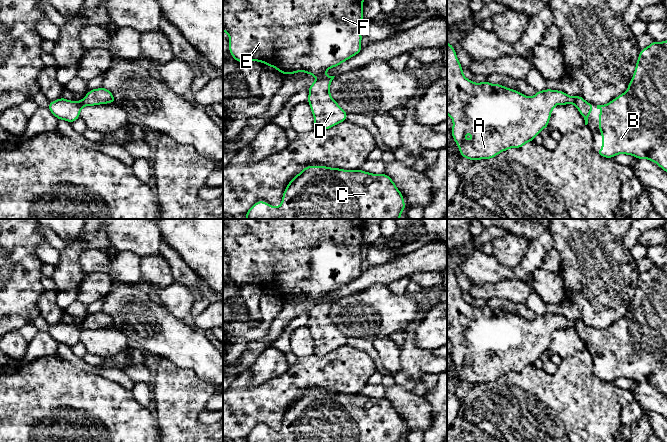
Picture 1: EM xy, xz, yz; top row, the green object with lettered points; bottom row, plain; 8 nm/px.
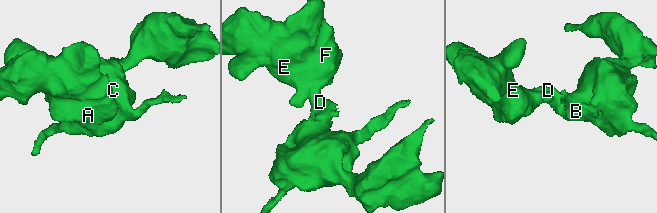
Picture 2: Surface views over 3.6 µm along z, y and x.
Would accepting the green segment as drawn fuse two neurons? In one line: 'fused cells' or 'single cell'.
single cell

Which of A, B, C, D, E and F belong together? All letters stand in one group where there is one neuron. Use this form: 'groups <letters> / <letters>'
groups A B C D E F

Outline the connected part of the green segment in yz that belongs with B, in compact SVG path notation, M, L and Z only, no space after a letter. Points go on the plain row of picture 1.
M667 264L652 266L640 274L633 301L627 315L605 329L597 329L602 336L598 339L602 360L602 373L596 376L605 382L627 378L638 383L649 383L667 396Z

